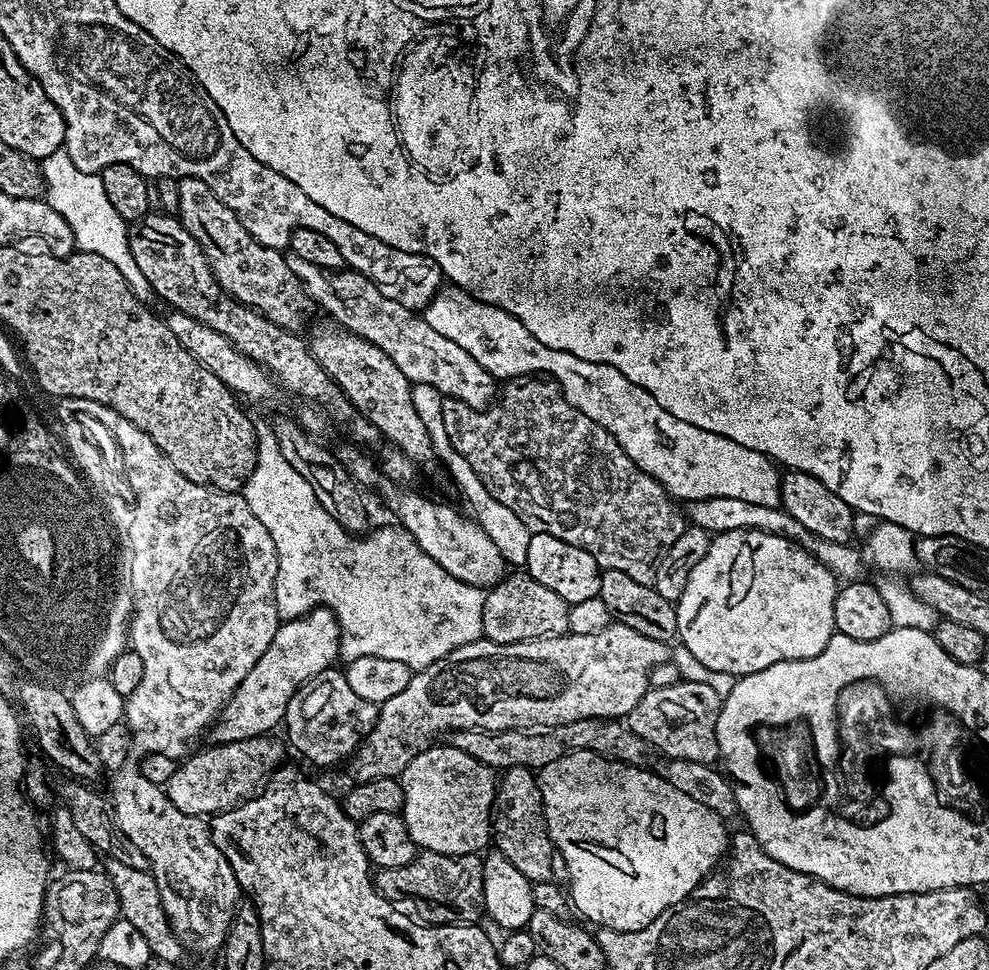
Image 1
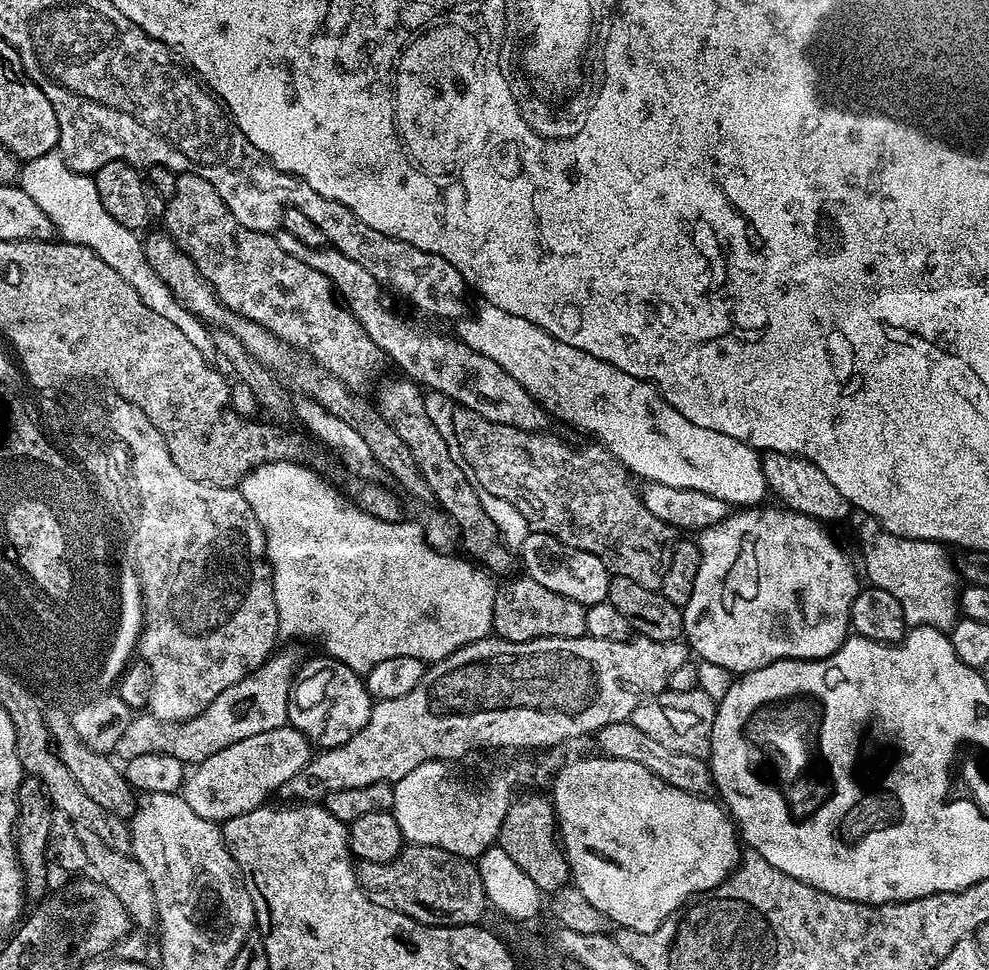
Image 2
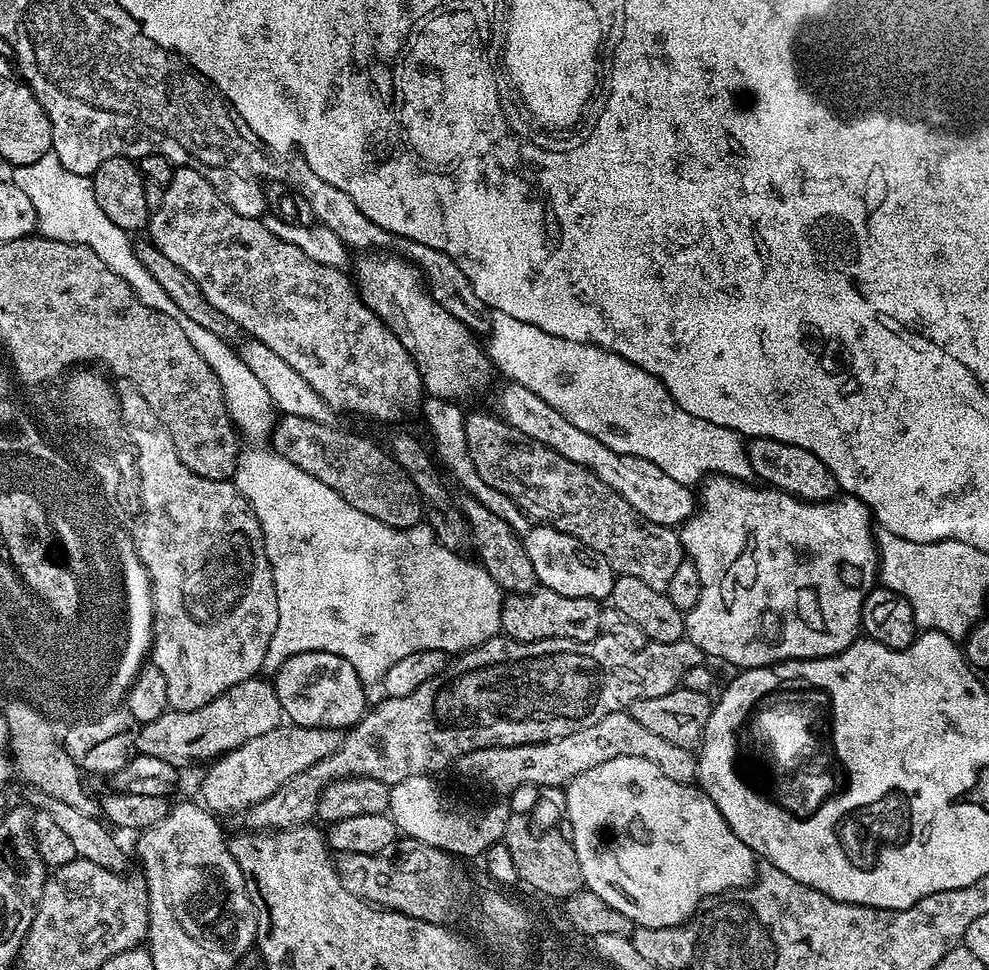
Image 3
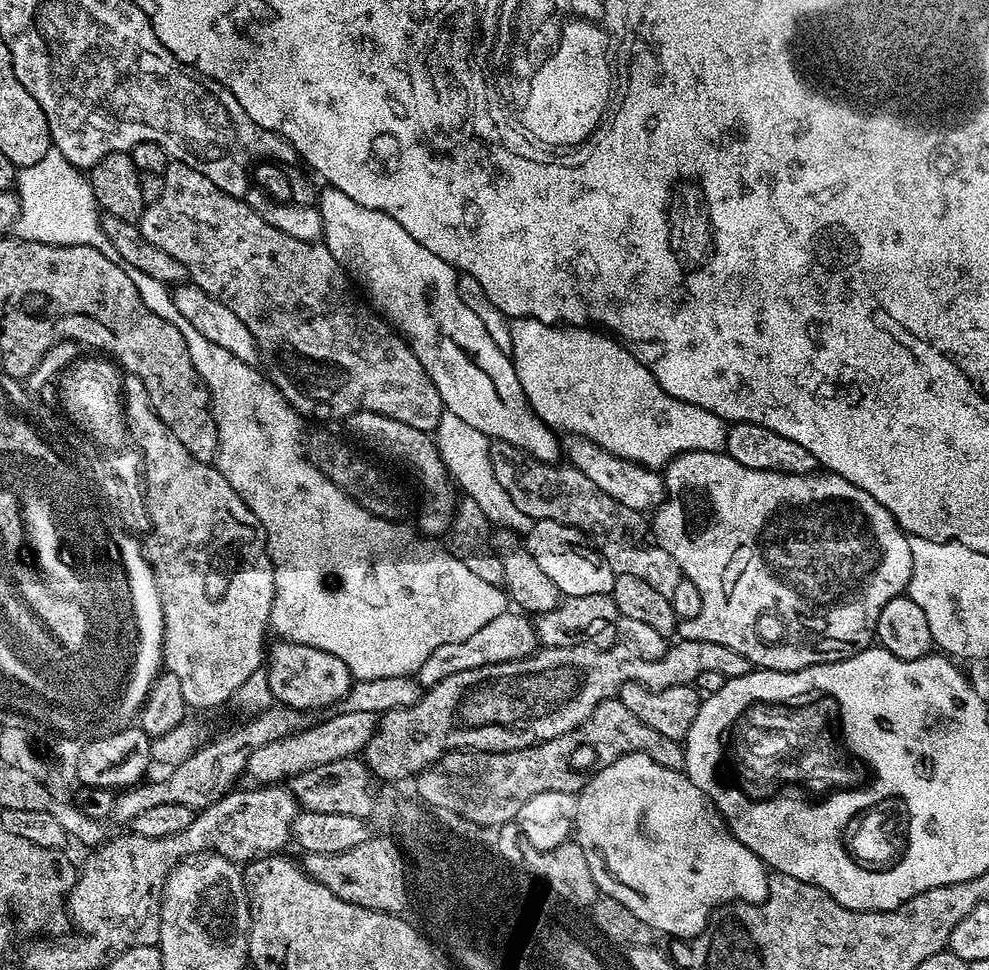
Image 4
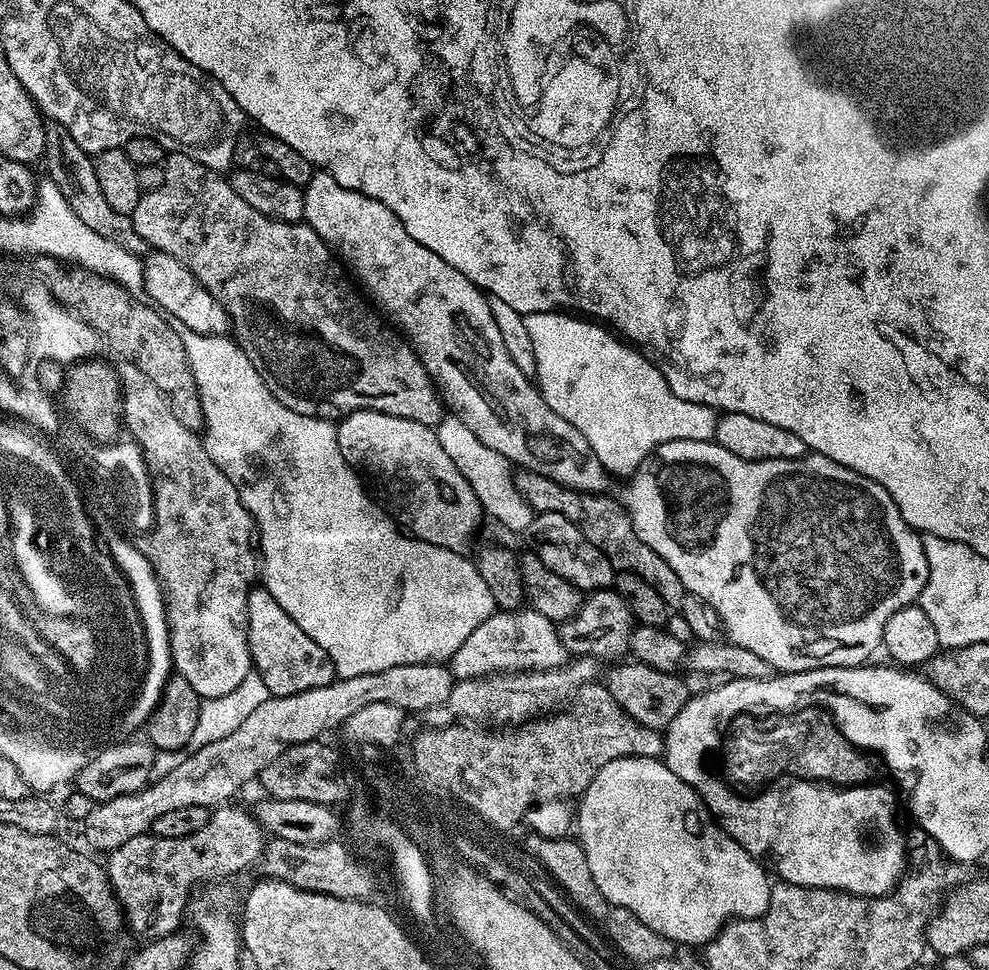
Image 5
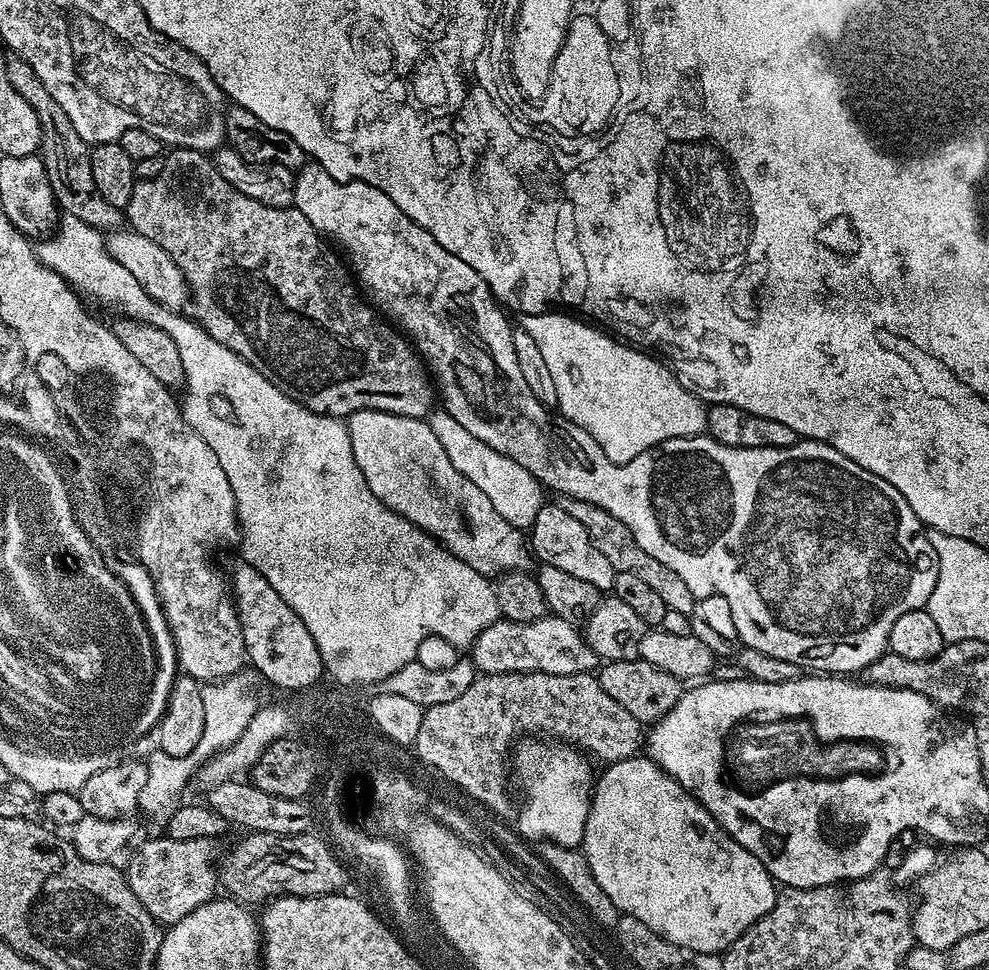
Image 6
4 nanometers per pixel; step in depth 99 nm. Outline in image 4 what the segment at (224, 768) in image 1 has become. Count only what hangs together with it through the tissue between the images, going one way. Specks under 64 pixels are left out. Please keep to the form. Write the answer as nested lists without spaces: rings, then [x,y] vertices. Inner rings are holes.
[[[343,710],[337,712],[337,716],[332,716],[321,724],[309,723],[308,727],[300,729],[293,736],[283,736],[281,740],[275,740],[256,750],[248,759],[247,775],[252,775],[257,785],[276,786],[316,765],[334,762],[347,756],[359,757],[376,733],[377,713]]]

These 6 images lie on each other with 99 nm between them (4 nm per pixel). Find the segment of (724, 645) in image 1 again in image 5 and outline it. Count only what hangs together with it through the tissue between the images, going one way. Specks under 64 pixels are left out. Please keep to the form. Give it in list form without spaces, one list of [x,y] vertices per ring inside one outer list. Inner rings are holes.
[[[671,440],[658,446],[647,460],[642,461],[625,484],[628,485],[624,488],[622,503],[639,540],[646,542],[654,554],[662,554],[662,558],[670,562],[674,574],[682,578],[685,593],[706,601],[720,615],[723,631],[731,643],[746,646],[746,650],[766,658],[777,673],[863,665],[867,661],[864,659],[875,648],[881,647],[890,614],[908,604],[917,603],[926,586],[928,563],[921,533],[904,521],[894,498],[890,498],[890,494],[878,486],[878,482],[825,456],[805,454],[796,460],[747,460],[738,458],[738,454],[730,454],[730,450],[722,450],[722,446],[712,440]]]

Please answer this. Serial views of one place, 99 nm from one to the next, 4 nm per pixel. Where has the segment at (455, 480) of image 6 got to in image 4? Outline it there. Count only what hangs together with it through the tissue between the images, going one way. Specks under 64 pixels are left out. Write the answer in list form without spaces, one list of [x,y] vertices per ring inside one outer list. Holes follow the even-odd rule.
[[[355,412],[347,417],[346,424],[349,437],[357,436],[358,439],[365,440],[374,451],[381,452],[392,460],[401,460],[416,475],[416,480],[424,491],[424,505],[420,508],[420,528],[428,535],[425,537],[443,537],[452,526],[452,514],[456,511],[458,496],[457,493],[452,493],[454,481],[442,462],[435,439],[427,432],[414,430],[414,426],[406,426],[406,422],[398,422],[376,412]]]

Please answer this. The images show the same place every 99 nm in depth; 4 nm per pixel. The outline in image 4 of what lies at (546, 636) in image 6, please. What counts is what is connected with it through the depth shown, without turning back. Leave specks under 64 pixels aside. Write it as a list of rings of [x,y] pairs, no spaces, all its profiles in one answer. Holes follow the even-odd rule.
[[[505,610],[494,618],[494,622],[488,622],[475,634],[470,634],[462,642],[446,642],[446,646],[438,646],[426,662],[422,662],[418,679],[425,689],[432,688],[442,678],[450,678],[450,674],[462,674],[462,670],[478,670],[478,666],[497,664],[498,662],[510,662],[521,660],[537,651],[536,625],[527,615],[516,610]]]

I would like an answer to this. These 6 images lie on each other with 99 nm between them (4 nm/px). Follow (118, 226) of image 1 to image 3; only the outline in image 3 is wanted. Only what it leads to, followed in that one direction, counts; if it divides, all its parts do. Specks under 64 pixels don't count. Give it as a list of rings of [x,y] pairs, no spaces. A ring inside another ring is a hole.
[[[53,151],[38,158],[38,162],[19,165],[15,172],[14,183],[20,187],[22,194],[26,194],[26,198],[30,198],[30,202],[34,202],[39,235],[47,240],[85,244],[87,248],[94,250],[94,254],[98,254],[98,258],[102,258],[102,262],[106,262],[106,266],[110,266],[110,270],[114,270],[114,274],[121,276],[132,287],[142,303],[166,314],[166,318],[174,318],[174,322],[182,326],[182,334],[190,338],[194,350],[198,350],[198,354],[206,358],[210,370],[214,370],[222,386],[228,417],[237,433],[244,438],[249,436],[252,440],[260,440],[263,436],[264,439],[271,437],[272,430],[278,423],[278,413],[270,394],[266,394],[266,386],[262,386],[262,382],[254,378],[254,373],[246,366],[244,359],[227,341],[218,338],[218,334],[210,334],[210,330],[198,326],[198,322],[186,318],[186,314],[182,314],[182,310],[174,306],[170,294],[166,294],[166,290],[162,290],[162,286],[158,286],[158,282],[154,282],[154,278],[146,274],[146,266],[138,262],[134,244],[128,241],[131,240],[129,233],[114,226],[114,222],[110,222],[110,218],[102,214],[102,206],[98,206],[98,198],[94,198],[91,179],[66,170]]]

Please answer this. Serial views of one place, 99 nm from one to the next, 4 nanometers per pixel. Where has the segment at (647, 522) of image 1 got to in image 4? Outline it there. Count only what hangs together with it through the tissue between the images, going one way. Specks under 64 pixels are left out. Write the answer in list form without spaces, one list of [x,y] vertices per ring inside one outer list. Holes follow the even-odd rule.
[[[501,440],[491,445],[490,462],[494,466],[494,478],[498,478],[498,486],[510,494],[514,506],[518,506],[522,514],[534,522],[553,520],[577,528],[599,548],[617,576],[634,574],[634,578],[642,578],[642,582],[654,586],[658,594],[672,597],[682,579],[680,567],[670,554],[666,554],[666,550],[644,541],[647,536],[649,539],[650,532],[641,513],[630,510],[630,506],[622,506],[622,502],[614,502],[610,494],[602,494],[602,490],[598,490],[598,486],[594,486],[594,482],[590,482],[582,470],[564,462],[543,464],[538,458]]]

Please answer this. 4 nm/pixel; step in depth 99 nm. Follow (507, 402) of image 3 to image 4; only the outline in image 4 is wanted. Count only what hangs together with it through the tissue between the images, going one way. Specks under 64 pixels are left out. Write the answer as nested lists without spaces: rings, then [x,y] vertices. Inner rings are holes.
[[[572,436],[569,441],[566,444],[567,463],[582,470],[582,474],[586,474],[586,478],[590,478],[590,482],[594,482],[602,494],[610,494],[614,502],[622,502],[622,506],[630,506],[630,510],[648,514],[659,508],[666,499],[666,481],[659,471],[636,464],[618,454],[610,454],[610,450],[587,440],[585,436]]]

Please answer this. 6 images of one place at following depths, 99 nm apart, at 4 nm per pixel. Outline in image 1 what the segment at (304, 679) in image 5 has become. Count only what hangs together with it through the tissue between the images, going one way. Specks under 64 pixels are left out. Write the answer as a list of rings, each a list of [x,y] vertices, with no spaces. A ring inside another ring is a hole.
[[[339,667],[327,668],[303,685],[294,694],[294,698],[290,698],[290,706],[286,710],[283,723],[283,727],[288,728],[287,743],[291,747],[293,744],[312,764],[347,761],[374,726],[377,711],[377,705],[354,694],[350,682],[346,682]]]

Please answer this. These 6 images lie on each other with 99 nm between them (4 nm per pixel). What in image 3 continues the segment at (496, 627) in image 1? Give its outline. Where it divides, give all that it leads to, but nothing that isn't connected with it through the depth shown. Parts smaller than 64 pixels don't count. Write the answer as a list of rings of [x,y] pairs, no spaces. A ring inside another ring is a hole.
[[[543,586],[537,587],[531,592],[513,592],[504,596],[502,618],[500,619],[500,632],[507,636],[509,640],[518,641],[519,644],[542,642],[543,640],[553,640],[554,638],[570,638],[574,642],[595,640],[597,636],[601,635],[601,607],[602,604],[599,600],[591,600],[590,598],[570,598],[566,594],[558,594],[554,590]]]

